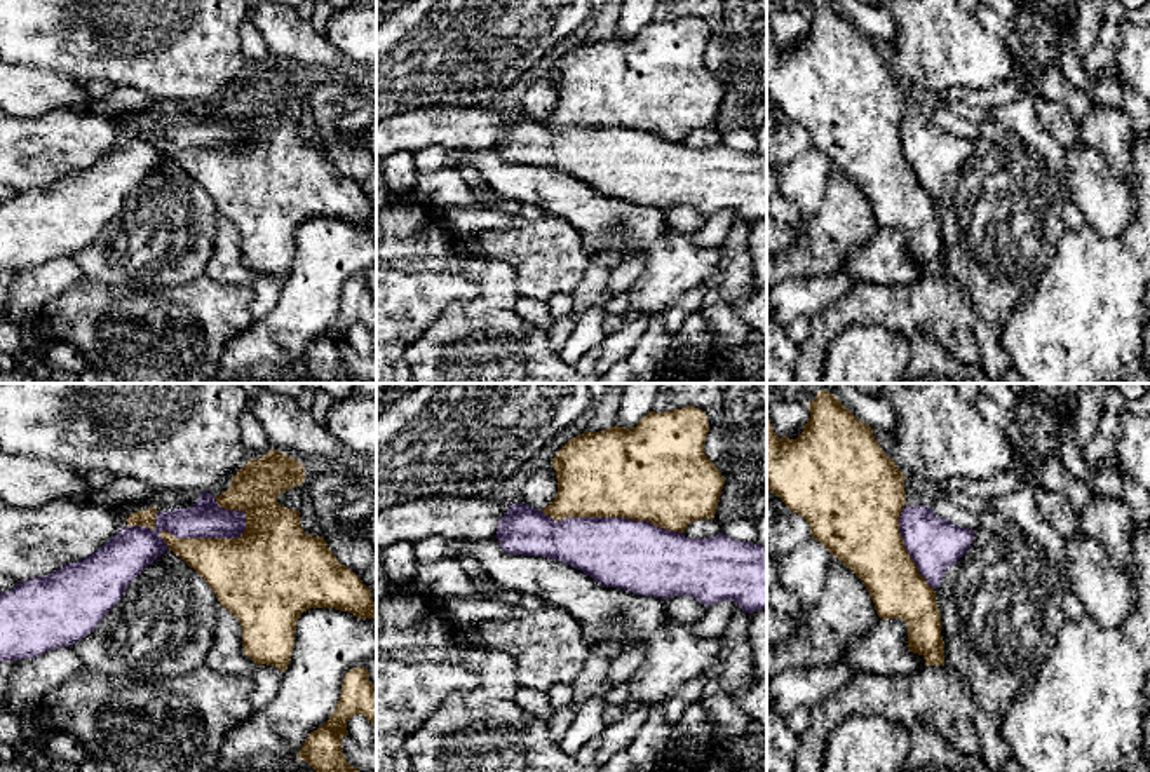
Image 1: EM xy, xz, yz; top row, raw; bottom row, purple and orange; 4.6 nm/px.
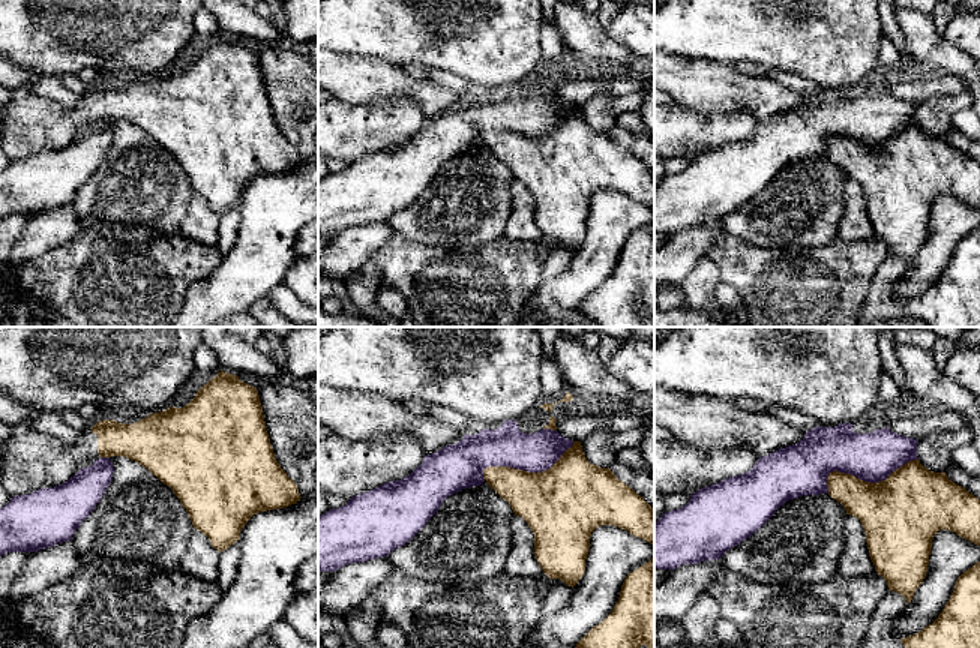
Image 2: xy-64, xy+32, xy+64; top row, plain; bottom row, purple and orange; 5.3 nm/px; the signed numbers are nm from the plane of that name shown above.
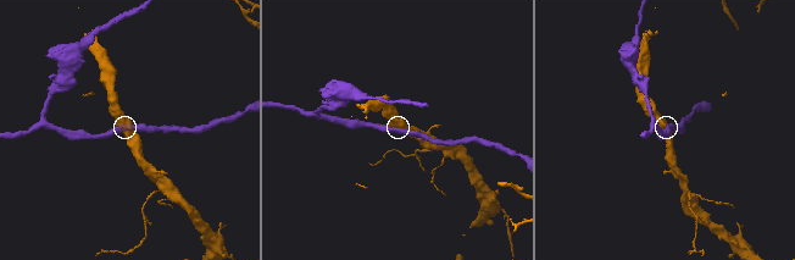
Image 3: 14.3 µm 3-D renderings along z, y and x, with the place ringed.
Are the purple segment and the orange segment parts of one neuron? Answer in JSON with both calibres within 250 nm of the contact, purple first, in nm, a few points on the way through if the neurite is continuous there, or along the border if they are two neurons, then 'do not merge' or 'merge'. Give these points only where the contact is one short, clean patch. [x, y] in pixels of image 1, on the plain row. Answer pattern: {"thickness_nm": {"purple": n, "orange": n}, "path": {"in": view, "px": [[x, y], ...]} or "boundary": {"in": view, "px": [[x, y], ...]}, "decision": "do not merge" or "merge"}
{"thickness_nm": {"purple": 180, "orange": 280}, "decision": "do not merge"}

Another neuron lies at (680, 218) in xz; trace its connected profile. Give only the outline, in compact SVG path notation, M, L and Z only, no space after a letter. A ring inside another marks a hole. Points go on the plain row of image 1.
M674 206L664 209L666 221L674 232L697 232L707 221L707 216L690 206Z

